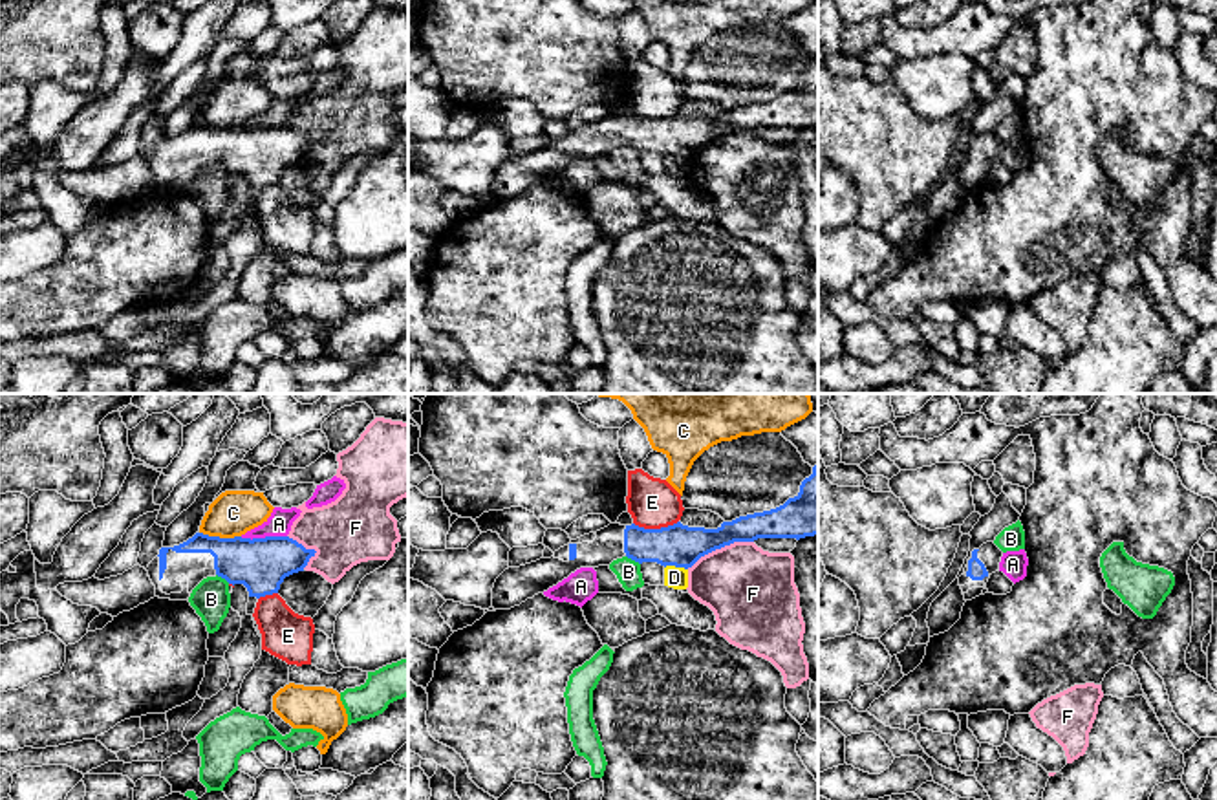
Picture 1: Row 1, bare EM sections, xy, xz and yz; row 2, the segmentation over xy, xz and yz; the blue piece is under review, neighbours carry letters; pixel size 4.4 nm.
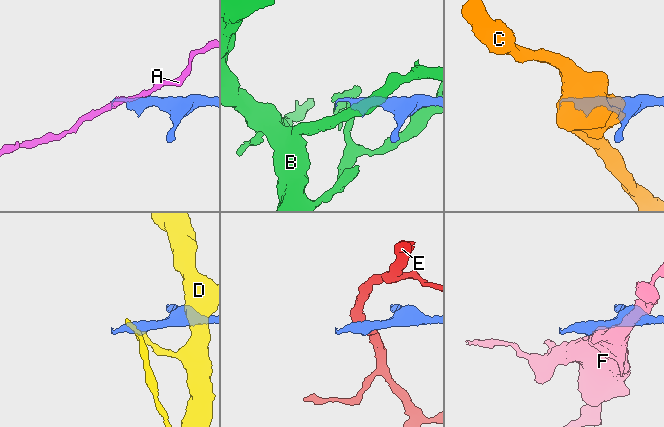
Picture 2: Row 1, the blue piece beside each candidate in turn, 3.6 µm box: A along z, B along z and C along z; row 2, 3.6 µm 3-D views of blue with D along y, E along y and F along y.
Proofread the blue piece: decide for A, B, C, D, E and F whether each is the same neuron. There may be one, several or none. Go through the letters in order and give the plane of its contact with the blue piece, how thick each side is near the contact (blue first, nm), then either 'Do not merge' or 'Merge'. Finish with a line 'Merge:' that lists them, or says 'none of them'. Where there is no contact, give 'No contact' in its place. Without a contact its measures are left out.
A: Touches blue in xy. Thickness 240 nm (blue) against 110 nm. Do not merge
B: Touches blue in xz. Thickness 190 nm (blue) against 110 nm. Do not merge
C: Touches blue in xy. Thickness 240 nm (blue) against 200 nm. Do not merge
D: Touches blue in xz. Thickness 190 nm (blue) against 100 nm. Do not merge
E: Touches blue in xz. Thickness 190 nm (blue) against 220 nm. Do not merge
F: Touches blue in xz. Thickness 190 nm (blue) against 380 nm. Do not merge
Merge: none of them

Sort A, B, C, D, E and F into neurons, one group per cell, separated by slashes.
A / B / C / D / E / F

